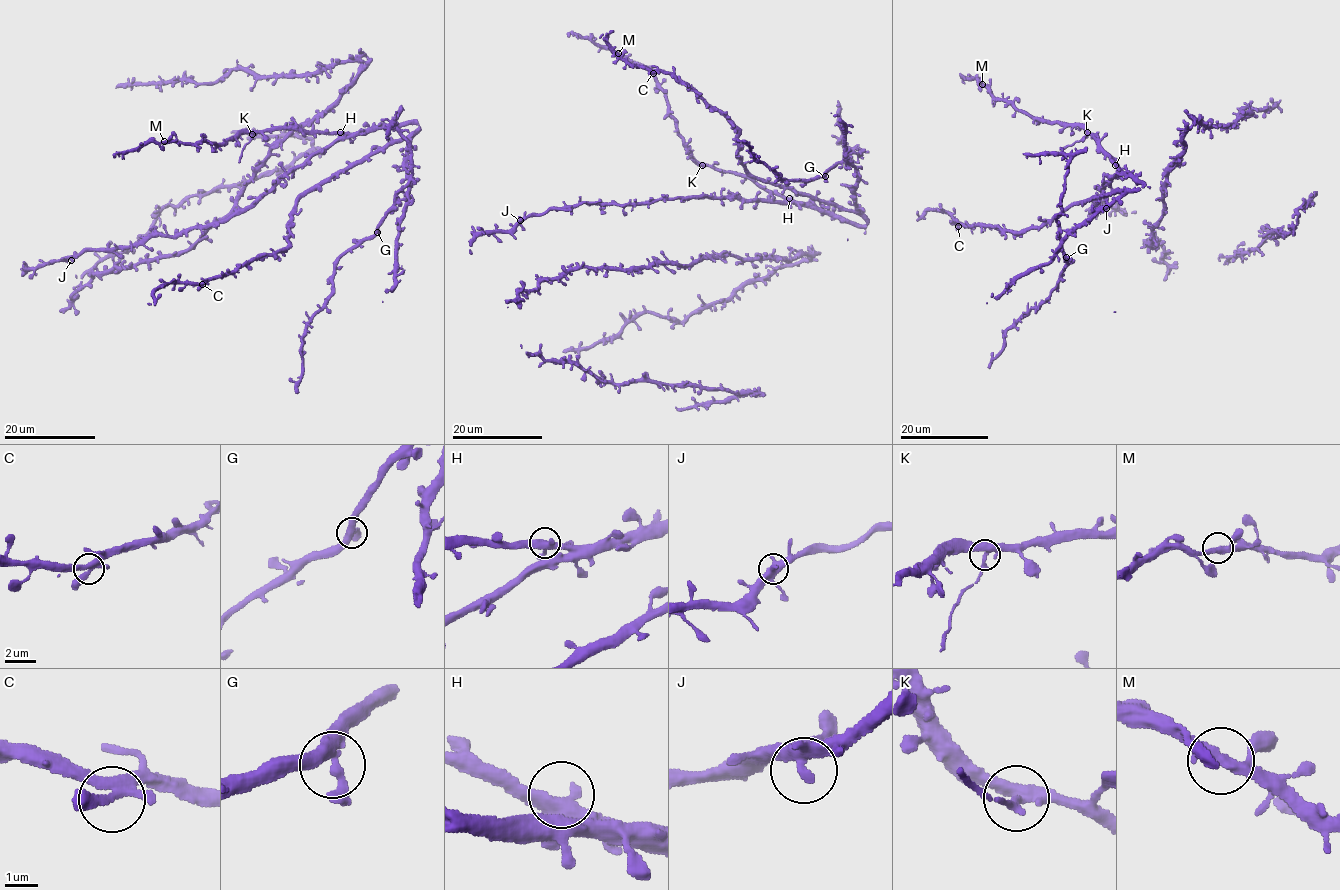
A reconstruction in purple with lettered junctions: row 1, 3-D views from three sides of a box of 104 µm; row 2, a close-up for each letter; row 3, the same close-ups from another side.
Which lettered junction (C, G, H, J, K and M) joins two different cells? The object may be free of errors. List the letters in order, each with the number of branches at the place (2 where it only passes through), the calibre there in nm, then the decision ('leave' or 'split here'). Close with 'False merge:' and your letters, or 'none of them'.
C: 3 | 300 nm | leave
G: 3 | 280 nm | leave
H: 3 | 400 nm | leave
J: 3 | 320 nm | leave
K: 3 | 320 nm | split here
M: 3 | 280 nm | leave
False merge: K

